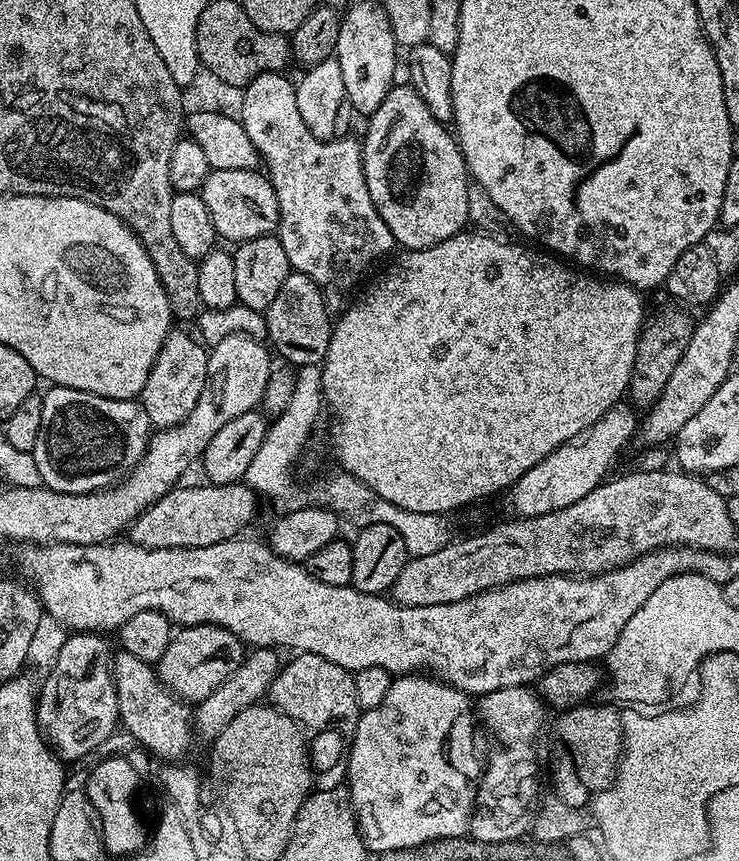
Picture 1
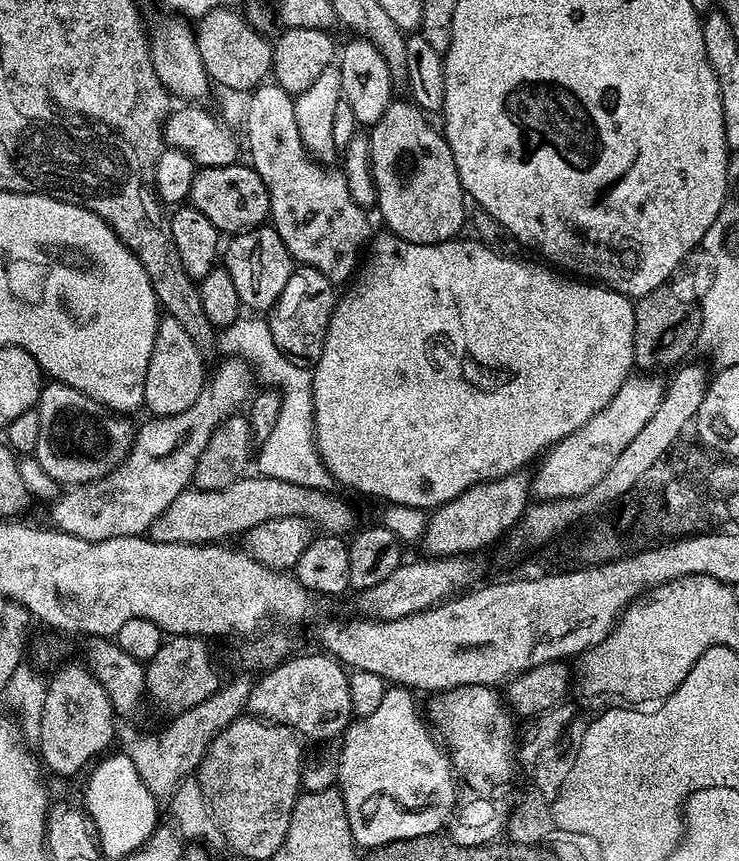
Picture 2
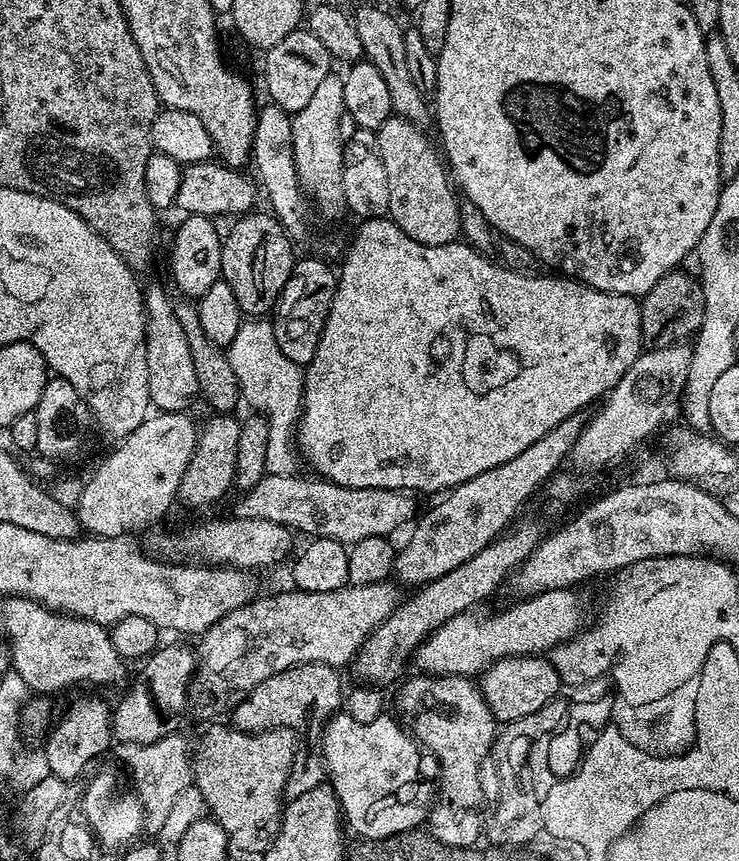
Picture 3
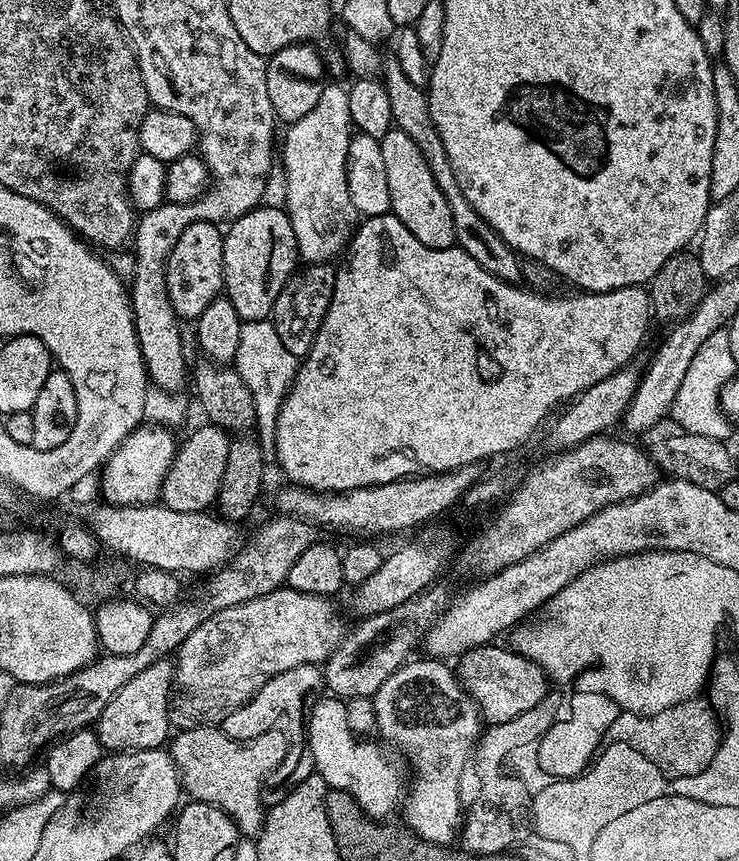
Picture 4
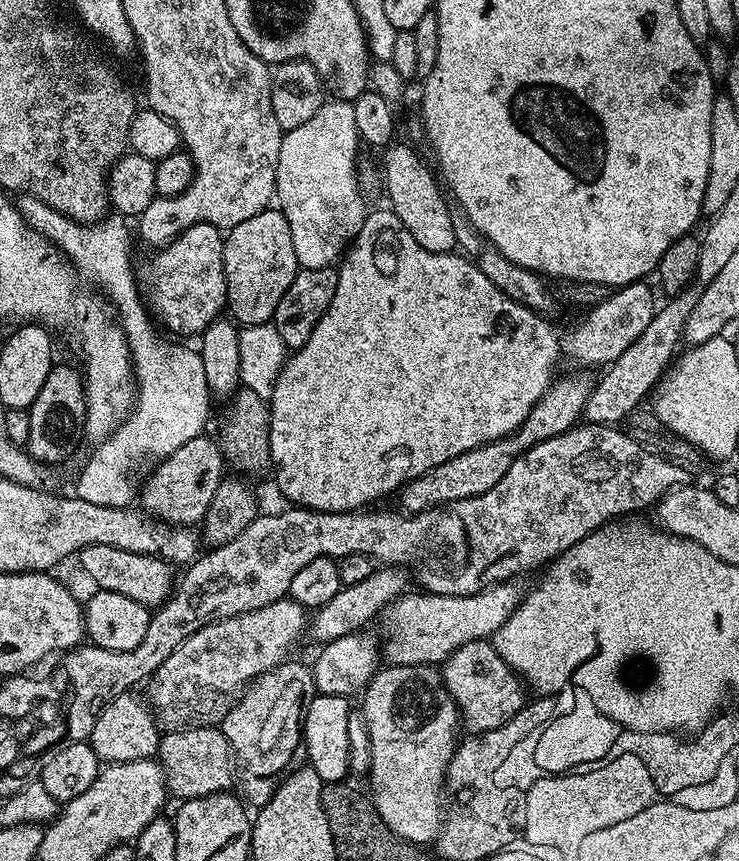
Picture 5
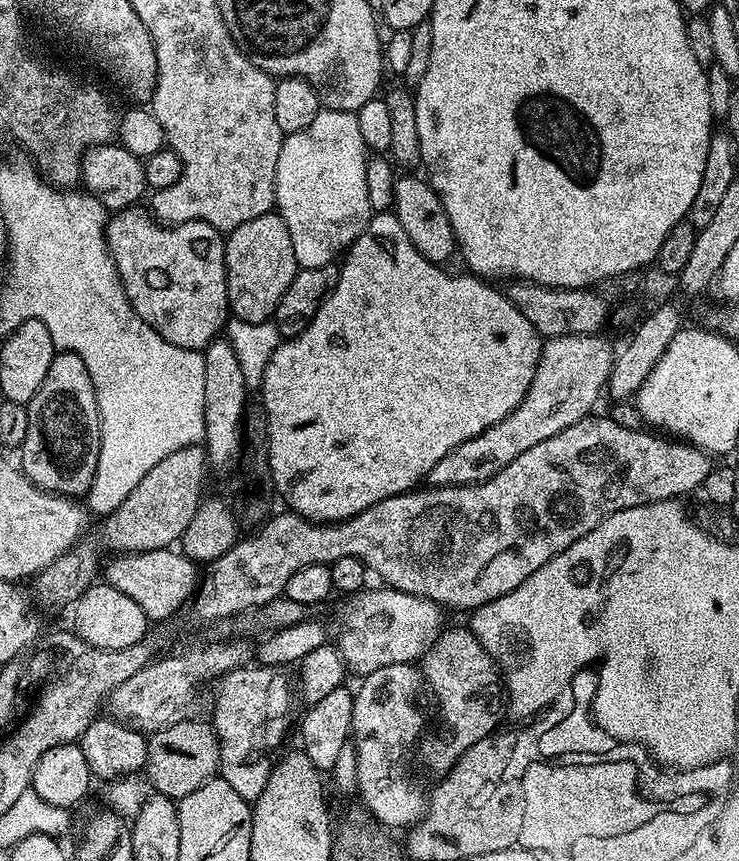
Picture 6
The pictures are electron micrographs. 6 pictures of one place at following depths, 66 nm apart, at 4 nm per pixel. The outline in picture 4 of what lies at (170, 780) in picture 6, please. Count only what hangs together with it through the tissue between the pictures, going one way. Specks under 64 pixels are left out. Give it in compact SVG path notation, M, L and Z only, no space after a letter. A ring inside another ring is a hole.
M220 726L186 728L171 737L170 753L183 791L187 795L189 792L193 801L221 808L236 821L241 837L255 838L260 835L266 815L264 783L287 758L288 743L289 737L279 730L262 734L256 740L241 742L230 738Z

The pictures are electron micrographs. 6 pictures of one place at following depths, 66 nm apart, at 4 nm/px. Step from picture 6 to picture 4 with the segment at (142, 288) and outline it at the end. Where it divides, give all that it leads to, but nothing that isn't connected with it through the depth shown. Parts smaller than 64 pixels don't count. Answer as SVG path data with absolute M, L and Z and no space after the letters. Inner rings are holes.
M198 222L191 224L184 231L182 238L178 238L178 246L174 246L174 250L168 256L164 269L166 290L181 321L195 321L196 317L210 306L210 302L214 302L217 296L221 295L224 287L223 245L224 237L217 225Z

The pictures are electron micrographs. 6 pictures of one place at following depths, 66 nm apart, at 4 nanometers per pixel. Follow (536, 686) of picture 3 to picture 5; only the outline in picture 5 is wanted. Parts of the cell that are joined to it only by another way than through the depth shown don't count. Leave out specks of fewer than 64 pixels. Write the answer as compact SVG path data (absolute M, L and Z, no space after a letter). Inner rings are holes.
M475 640L458 646L458 650L454 650L454 654L444 661L442 675L448 693L454 698L456 709L461 714L463 727L469 728L469 733L492 731L510 722L516 712L526 705L524 681L512 671L488 640Z

